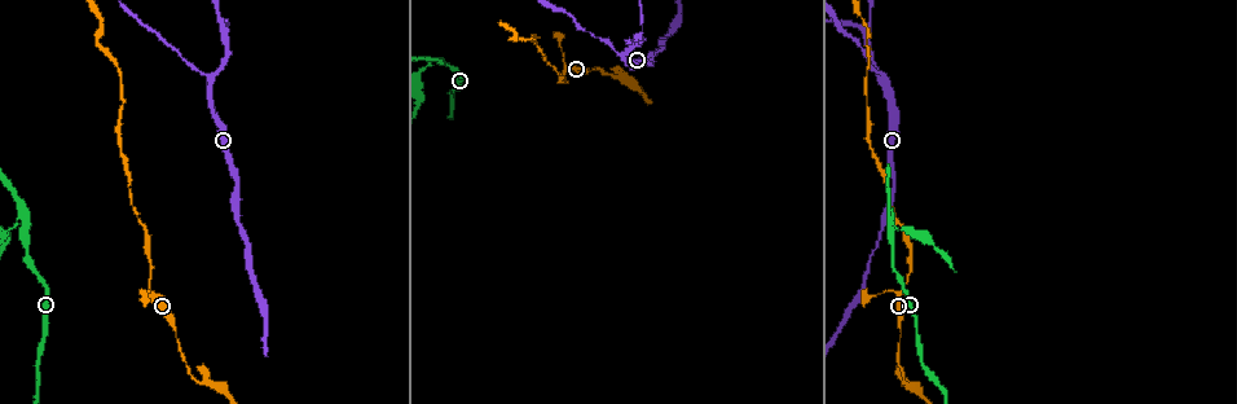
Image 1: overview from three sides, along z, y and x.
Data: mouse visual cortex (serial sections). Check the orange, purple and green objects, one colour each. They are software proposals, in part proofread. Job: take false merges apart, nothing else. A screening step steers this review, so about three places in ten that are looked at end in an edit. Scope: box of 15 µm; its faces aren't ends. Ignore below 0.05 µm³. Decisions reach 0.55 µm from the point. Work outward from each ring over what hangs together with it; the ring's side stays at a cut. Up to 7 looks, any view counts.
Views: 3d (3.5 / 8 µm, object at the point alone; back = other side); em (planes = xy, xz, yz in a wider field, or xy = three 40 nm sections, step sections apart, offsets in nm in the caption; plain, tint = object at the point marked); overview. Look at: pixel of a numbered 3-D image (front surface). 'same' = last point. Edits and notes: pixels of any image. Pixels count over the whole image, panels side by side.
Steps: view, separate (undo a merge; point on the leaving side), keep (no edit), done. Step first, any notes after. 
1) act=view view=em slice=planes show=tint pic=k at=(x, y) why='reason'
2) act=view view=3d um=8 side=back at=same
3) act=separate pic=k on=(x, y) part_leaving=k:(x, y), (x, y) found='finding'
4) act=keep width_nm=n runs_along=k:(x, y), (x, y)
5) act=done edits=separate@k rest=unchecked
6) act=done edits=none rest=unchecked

act=view view=3d um=8 side=back pic=1 at=(908, 279) why='narrows sharply'

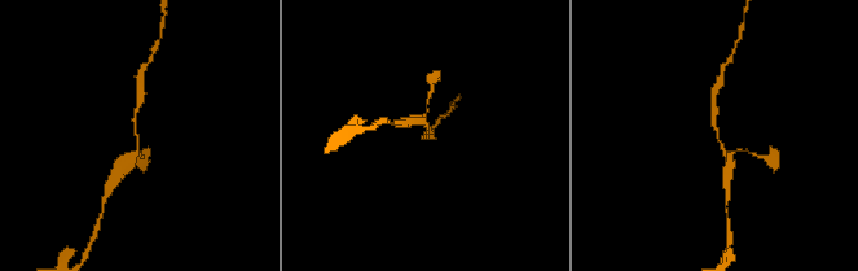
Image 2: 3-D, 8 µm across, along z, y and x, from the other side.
act=view view=3d um=3.5 pic=2 at=(138, 140)

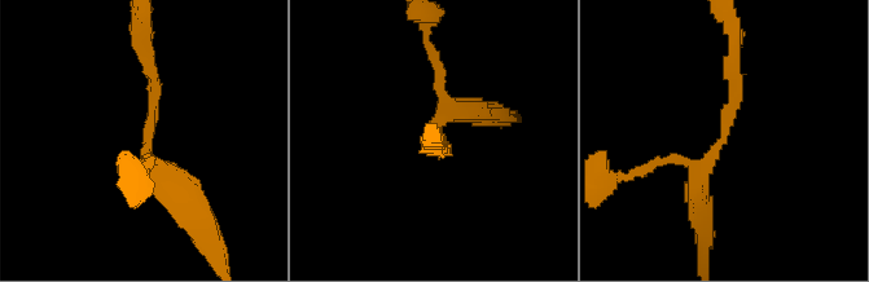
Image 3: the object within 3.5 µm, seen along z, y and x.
act=view view=em slice=xy step=5 show=tint pic=3 at=(724, 134) arm_widths_nm=200,300 why='need the tissue'

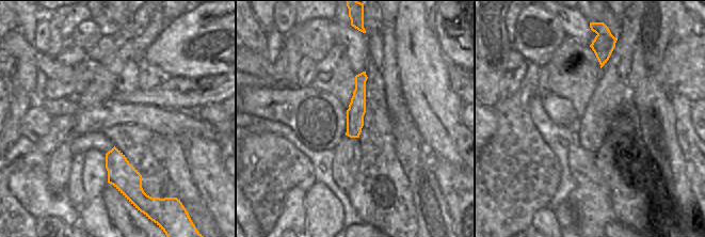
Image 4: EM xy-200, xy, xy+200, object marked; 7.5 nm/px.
act=keep runs_along=4:(363, 75), (352, 135) found='all the same cell'

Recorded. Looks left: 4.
act=view view=3d um=8 pic=1 at=(208, 383) why='sudden change in width'

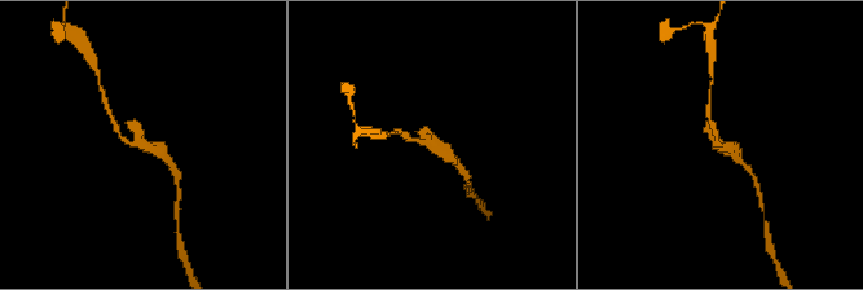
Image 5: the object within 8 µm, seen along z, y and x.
act=view view=3d um=3.5 pic=5 at=(434, 143)

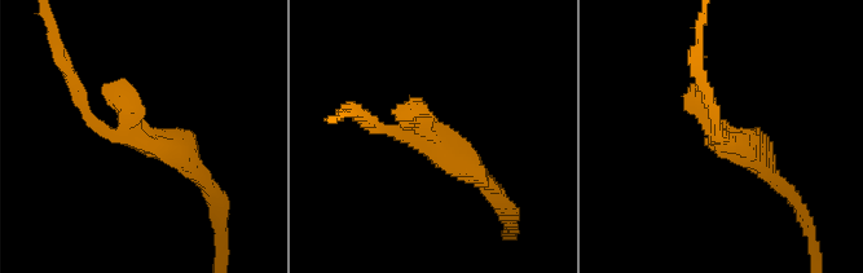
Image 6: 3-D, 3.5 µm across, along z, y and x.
act=keep runs_along=6:(79, 93), (106, 133), (198, 177) found='continuous, no second cell'

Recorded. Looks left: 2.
act=done edits=none rest=unchecked

